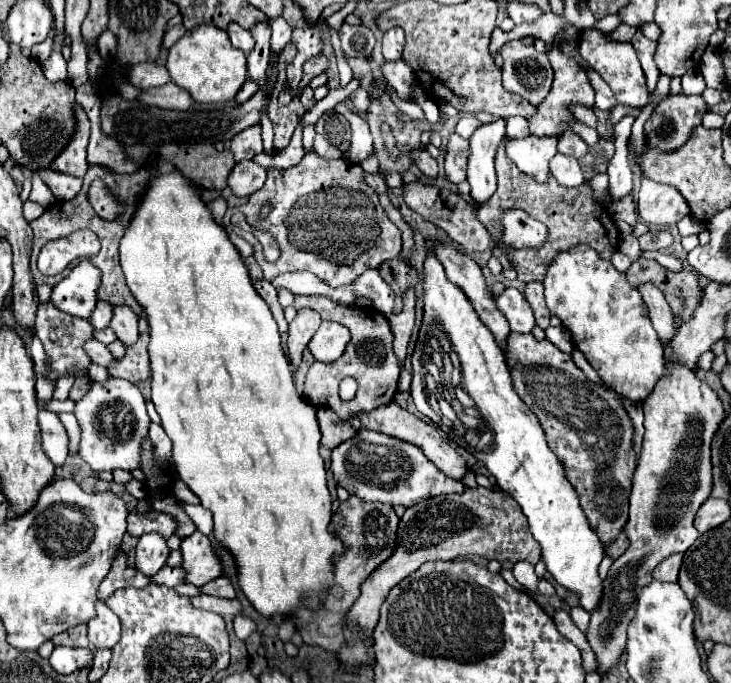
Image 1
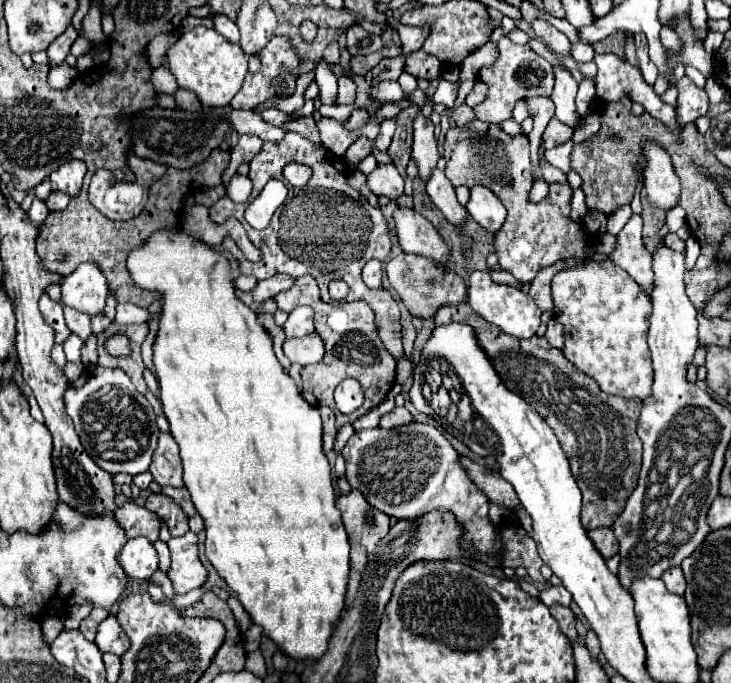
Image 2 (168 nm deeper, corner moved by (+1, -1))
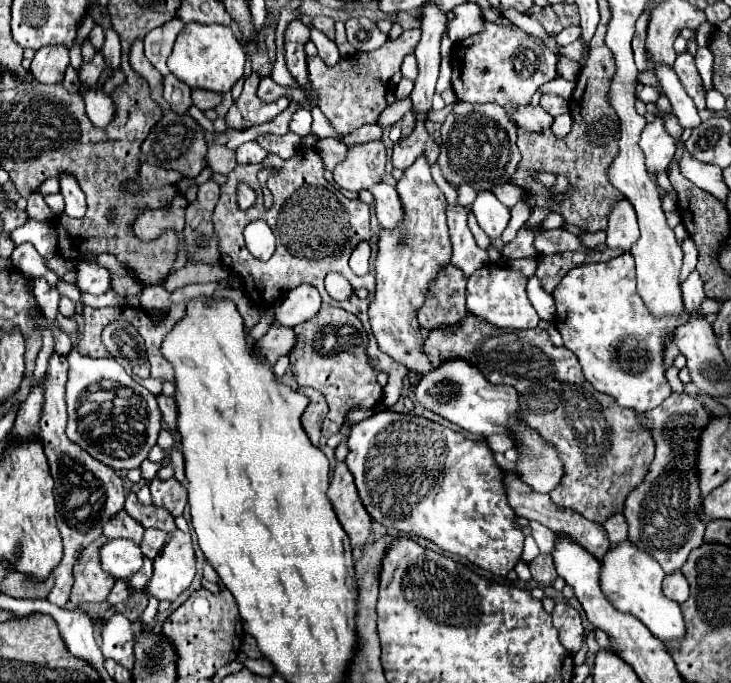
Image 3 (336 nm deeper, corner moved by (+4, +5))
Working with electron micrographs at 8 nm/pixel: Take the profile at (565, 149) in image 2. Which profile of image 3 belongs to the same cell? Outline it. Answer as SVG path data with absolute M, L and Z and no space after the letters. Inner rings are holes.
M563 114L563 116L557 116L553 126L551 126L553 134L557 138L565 138L569 132L571 132L571 114Z

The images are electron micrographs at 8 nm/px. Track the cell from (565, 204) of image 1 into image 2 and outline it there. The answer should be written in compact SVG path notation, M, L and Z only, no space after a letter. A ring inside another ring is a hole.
M478 118L460 128L450 128L444 142L446 178L452 186L472 188L482 184L490 188L506 206L506 224L496 232L494 248L502 270L514 274L522 284L534 280L538 270L562 260L562 258L586 258L586 252L594 252L594 244L588 242L592 236L588 230L570 220L572 188L568 184L550 184L550 194L538 204L528 202L532 188L530 168L530 142L526 136L510 136L498 124L488 124ZM478 148L488 148L488 156L480 154Z

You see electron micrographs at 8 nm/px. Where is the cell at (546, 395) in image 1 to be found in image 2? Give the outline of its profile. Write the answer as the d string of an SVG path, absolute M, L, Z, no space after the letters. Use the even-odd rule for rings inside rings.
M466 302L442 306L434 318L436 326L462 322L474 328L478 344L490 358L502 382L516 390L554 430L562 450L570 460L572 474L582 492L582 524L584 528L612 526L618 512L624 510L628 496L638 482L638 470L642 466L642 442L636 434L636 422L642 400L620 398L602 392L590 376L570 366L564 354L550 346L544 336L532 336L518 340L488 324L470 310Z

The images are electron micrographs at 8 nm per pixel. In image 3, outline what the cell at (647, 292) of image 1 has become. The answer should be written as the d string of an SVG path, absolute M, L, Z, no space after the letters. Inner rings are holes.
M621 200L619 204L615 204L609 216L607 246L611 250L619 248L623 252L629 252L637 240L639 240L639 224L637 224L635 208L629 200Z

